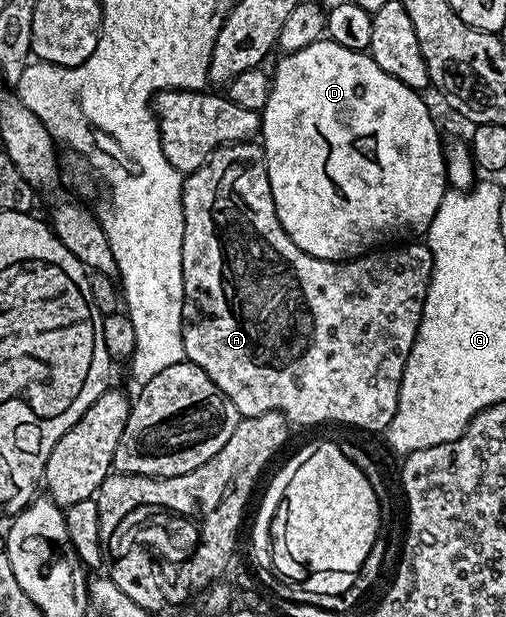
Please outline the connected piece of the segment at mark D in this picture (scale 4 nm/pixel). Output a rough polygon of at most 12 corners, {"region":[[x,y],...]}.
{"region":[[322,39],[271,69],[271,195],[351,261],[428,230],[445,151],[418,90]]}

